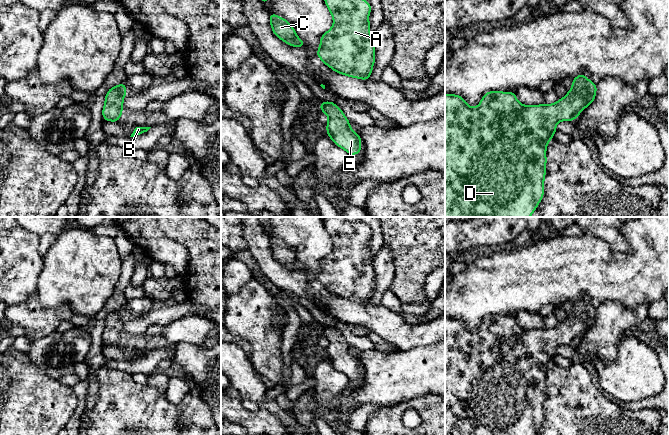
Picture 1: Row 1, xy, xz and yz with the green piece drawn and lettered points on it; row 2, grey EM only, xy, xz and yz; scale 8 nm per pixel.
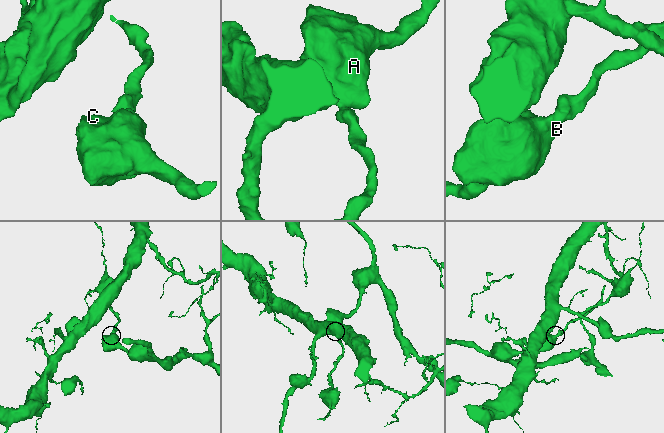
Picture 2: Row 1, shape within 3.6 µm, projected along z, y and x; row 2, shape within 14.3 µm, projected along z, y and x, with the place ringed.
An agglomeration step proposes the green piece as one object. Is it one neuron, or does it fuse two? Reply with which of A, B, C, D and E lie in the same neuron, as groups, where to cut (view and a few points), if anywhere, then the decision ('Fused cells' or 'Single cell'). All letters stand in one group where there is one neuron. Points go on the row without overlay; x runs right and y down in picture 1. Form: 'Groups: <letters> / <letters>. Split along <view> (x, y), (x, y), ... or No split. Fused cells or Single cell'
Groups: A B C D E. No split. Single cell

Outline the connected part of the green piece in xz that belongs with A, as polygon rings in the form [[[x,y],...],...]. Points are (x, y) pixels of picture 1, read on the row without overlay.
[[[323,217],[333,250],[320,262],[316,280],[334,296],[370,304],[375,269],[370,260],[370,227],[357,217]]]

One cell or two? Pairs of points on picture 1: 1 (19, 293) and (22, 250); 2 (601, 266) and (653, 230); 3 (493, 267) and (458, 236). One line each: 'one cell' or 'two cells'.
1: one cell
2: one cell
3: two cells

